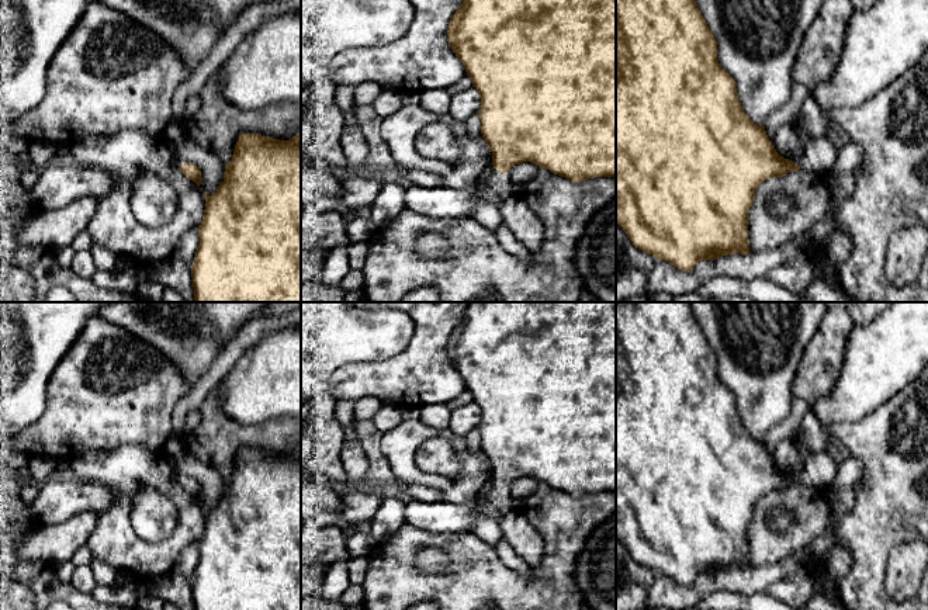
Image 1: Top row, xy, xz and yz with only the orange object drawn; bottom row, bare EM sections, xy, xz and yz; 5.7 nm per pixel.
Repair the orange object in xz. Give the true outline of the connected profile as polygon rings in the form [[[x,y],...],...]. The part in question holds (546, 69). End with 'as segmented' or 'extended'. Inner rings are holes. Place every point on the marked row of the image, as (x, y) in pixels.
[[[463,0],[449,22],[447,39],[472,80],[472,87],[481,94],[477,114],[481,118],[482,138],[492,152],[494,167],[488,183],[479,190],[456,190],[446,186],[425,188],[412,184],[405,188],[406,209],[432,218],[463,218],[471,216],[481,204],[499,205],[515,190],[509,170],[523,162],[531,162],[575,183],[593,177],[616,177],[616,0]]]; extended

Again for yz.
[[[616,0],[616,223],[623,228],[636,247],[683,271],[692,271],[700,260],[714,260],[735,253],[748,254],[751,253],[748,212],[759,184],[796,170],[824,176],[831,171],[837,156],[838,150],[825,138],[810,139],[804,153],[796,160],[785,159],[776,152],[765,126],[754,124],[741,107],[735,82],[718,63],[716,38],[695,0]]]; extended

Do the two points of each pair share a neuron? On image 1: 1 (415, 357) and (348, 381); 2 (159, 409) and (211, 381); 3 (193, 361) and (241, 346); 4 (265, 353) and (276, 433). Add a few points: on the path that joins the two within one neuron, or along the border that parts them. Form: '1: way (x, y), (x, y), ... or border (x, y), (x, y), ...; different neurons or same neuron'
1: way (398, 374), (392, 380), (364, 380); same neuron
2: border (191, 388), (176, 404), (170, 427); different neurons
3: border (239, 328), (198, 380); different neurons
4: border (277, 419), (242, 426); different neurons

